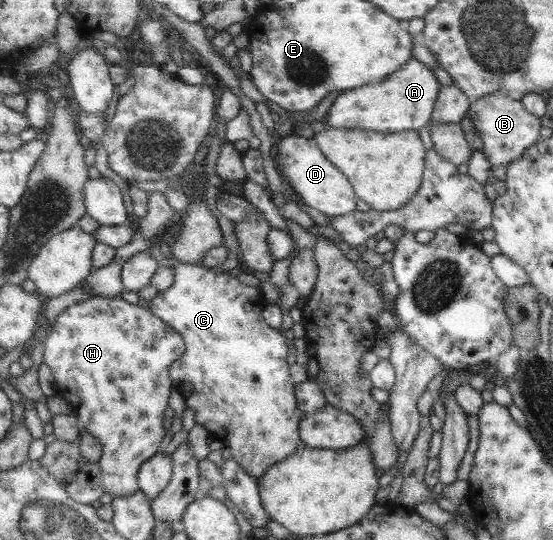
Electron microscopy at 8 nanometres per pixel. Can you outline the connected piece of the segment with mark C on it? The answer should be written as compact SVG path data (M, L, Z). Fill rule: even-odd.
M180 263L175 270L175 284L167 291L161 291L155 300L146 303L153 314L167 322L172 328L175 328L186 339L188 346L187 352L174 362L171 367L170 375L174 378L175 388L179 389L183 398L186 400L186 408L194 408L197 413L198 423L201 424L209 434L221 441L228 441L228 449L233 453L236 461L256 479L260 479L267 471L278 462L289 458L292 454L298 452L299 448L304 446L302 437L302 418L305 416L297 395L297 383L291 376L291 365L289 365L289 354L294 352L291 341L282 330L275 329L264 318L265 309L268 307L267 298L260 287L247 286L239 278L233 278L226 272L209 269L204 265L195 266L195 264Z

